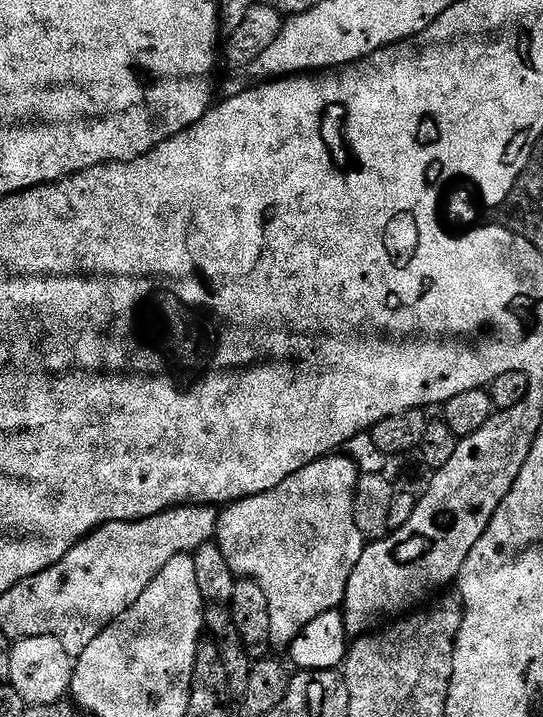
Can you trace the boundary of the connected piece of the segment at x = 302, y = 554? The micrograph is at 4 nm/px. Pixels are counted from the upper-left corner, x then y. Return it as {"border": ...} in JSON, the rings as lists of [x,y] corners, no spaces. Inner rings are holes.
{"border":[[[344,454],[324,456],[320,460],[310,462],[310,466],[302,466],[302,470],[298,470],[298,474],[290,474],[290,478],[286,478],[286,482],[282,482],[282,486],[278,486],[274,490],[254,494],[245,500],[232,501],[220,512],[218,518],[218,530],[214,542],[222,550],[230,570],[236,577],[253,580],[258,582],[258,586],[262,586],[263,592],[266,593],[266,602],[270,602],[270,630],[272,631],[272,643],[277,649],[279,647],[287,649],[291,645],[292,639],[302,630],[302,626],[306,626],[306,622],[314,622],[314,618],[318,618],[318,614],[326,614],[343,605],[347,582],[350,581],[350,576],[354,573],[354,568],[358,565],[358,560],[366,545],[362,530],[358,530],[358,526],[354,522],[354,494],[356,493],[356,483],[360,480],[362,472],[361,469],[356,469],[356,464],[350,457],[340,455]]]}

